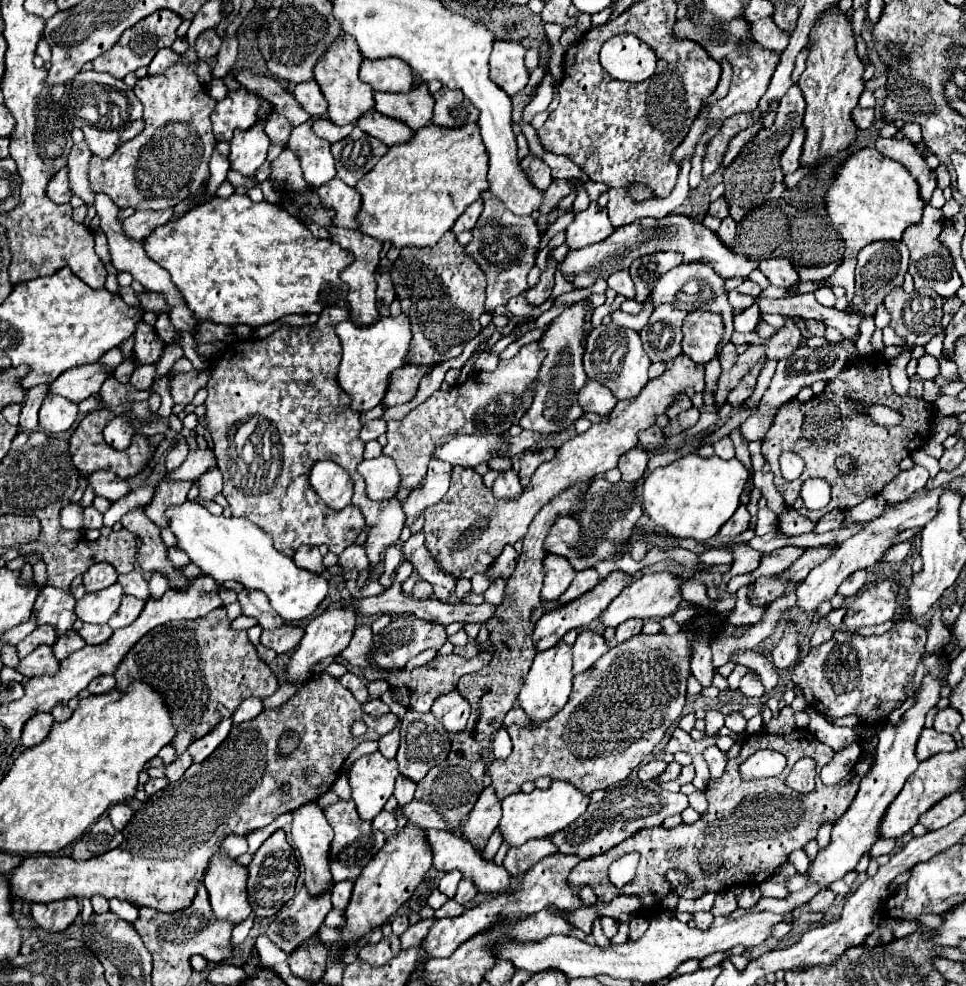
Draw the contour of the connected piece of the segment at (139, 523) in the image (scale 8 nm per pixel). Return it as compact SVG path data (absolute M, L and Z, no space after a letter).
M136 509L124 515L122 525L128 531L134 531L140 537L140 551L138 551L138 563L144 571L150 573L162 573L168 577L168 587L170 589L180 589L188 587L192 579L184 577L168 559L168 547L160 539L160 529L146 517L144 509Z

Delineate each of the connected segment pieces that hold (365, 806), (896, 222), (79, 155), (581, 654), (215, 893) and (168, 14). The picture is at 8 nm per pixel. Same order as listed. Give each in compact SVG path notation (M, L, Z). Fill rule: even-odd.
M380 751L360 757L352 765L352 771L348 771L348 783L360 819L372 821L384 809L394 791L396 777L398 763L386 759Z
M876 147L860 149L850 155L840 167L836 179L826 193L826 211L832 219L832 225L840 231L846 251L842 264L829 276L827 287L841 286L845 289L849 309L855 296L856 257L860 247L866 247L874 241L900 241L906 227L922 219L922 209L926 201L920 197L920 187L910 171L884 155ZM882 205L892 205L892 211L882 211Z
M76 143L72 147L72 153L68 157L68 175L70 175L70 185L72 185L72 193L78 195L84 205L92 205L94 203L94 191L90 189L88 183L88 163L90 163L92 151L88 149L88 145Z
M582 629L578 633L576 643L572 645L572 653L574 653L574 675L580 673L580 671L590 669L596 663L596 659L600 659L606 651L608 651L608 643L602 637L602 633L590 631L590 629Z
M216 853L212 857L202 883L218 919L240 923L252 913L246 895L246 879L248 869L240 865L236 857L230 857L228 853Z
M156 11L156 13L148 15L148 19L142 19L140 23L136 23L136 27L130 27L128 31L124 31L120 41L110 51L106 51L100 59L92 61L94 71L106 71L106 73L114 75L116 79L124 79L128 73L136 71L138 67L148 67L150 61L154 59L154 55L162 47L170 47L176 41L176 29L180 23L182 23L182 19L172 11Z

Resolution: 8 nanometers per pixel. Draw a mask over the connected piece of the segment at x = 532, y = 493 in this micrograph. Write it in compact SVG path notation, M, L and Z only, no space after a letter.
M678 355L670 369L662 377L650 381L636 399L620 401L610 413L608 423L594 423L586 433L576 435L560 449L556 449L554 459L536 469L528 487L524 487L524 491L520 493L520 499L496 499L492 495L492 489L484 485L482 475L474 473L470 467L454 467L448 493L444 495L444 499L440 499L440 503L428 507L424 513L426 549L436 565L456 579L472 579L474 573L484 575L484 571L492 567L506 545L514 545L526 535L530 521L544 503L548 503L554 495L558 495L572 483L586 481L594 475L614 469L618 465L618 457L638 443L638 431L648 429L652 423L656 423L656 417L664 415L674 397L678 393L684 393L688 387L692 387L695 392L702 392L704 367L694 365L686 355Z

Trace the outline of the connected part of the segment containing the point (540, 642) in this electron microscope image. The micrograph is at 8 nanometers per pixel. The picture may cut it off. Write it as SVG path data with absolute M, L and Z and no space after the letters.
M614 571L614 573L610 573L598 587L594 587L592 591L588 591L586 595L578 597L576 601L572 601L572 603L568 603L568 605L564 605L564 607L558 607L558 609L554 609L554 611L550 611L550 613L544 613L542 619L536 623L534 633L532 633L534 647L536 647L538 651L546 651L546 649L554 647L554 645L564 637L566 631L586 627L592 619L596 619L596 617L600 615L600 611L604 611L604 607L608 607L608 603L610 603L628 583L630 583L630 577L628 577L628 575L624 575L622 571Z

